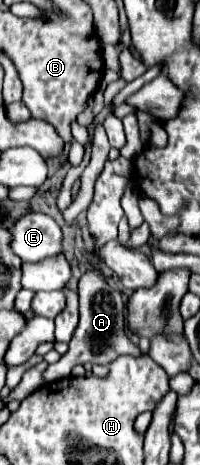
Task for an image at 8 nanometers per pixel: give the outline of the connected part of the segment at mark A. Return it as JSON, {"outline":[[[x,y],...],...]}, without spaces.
{"outline":[[[87,270],[81,280],[79,280],[79,326],[69,342],[69,352],[65,356],[61,356],[59,362],[49,364],[49,368],[45,370],[45,380],[47,382],[57,382],[63,380],[71,374],[71,368],[77,364],[111,364],[117,356],[121,354],[133,354],[139,356],[139,348],[131,342],[129,334],[125,332],[125,304],[123,298],[113,298],[109,284],[107,284],[107,276],[99,270]]]}

